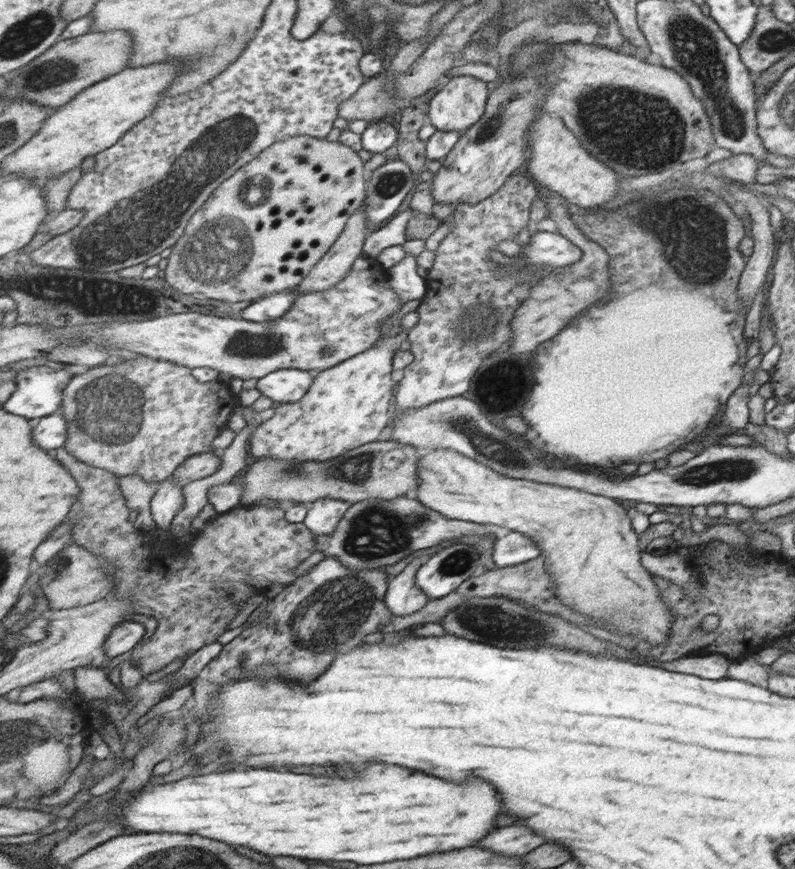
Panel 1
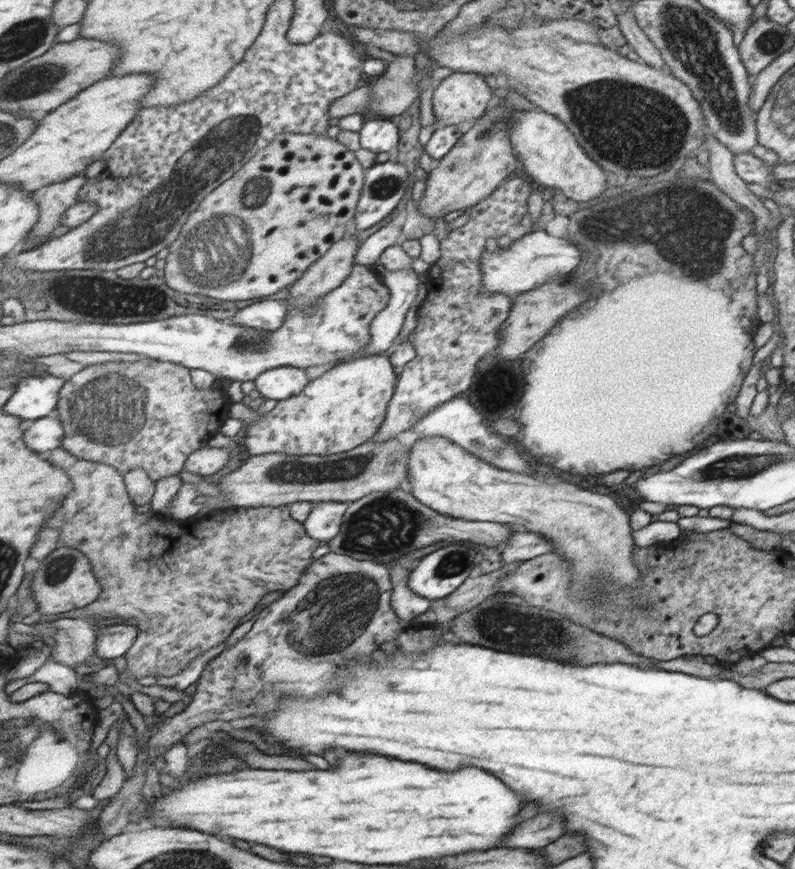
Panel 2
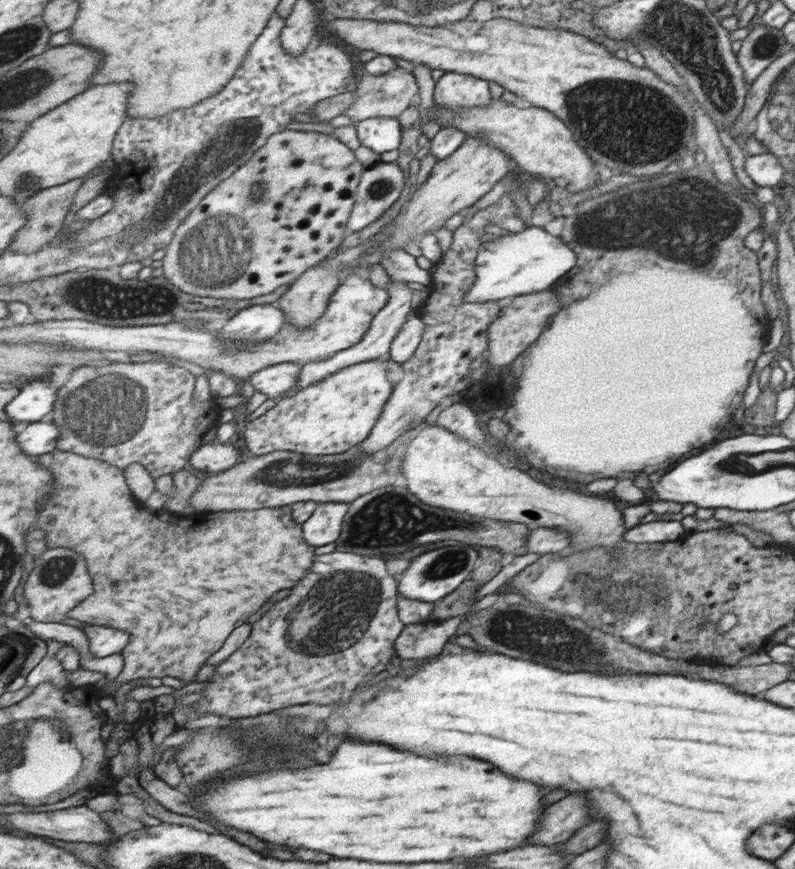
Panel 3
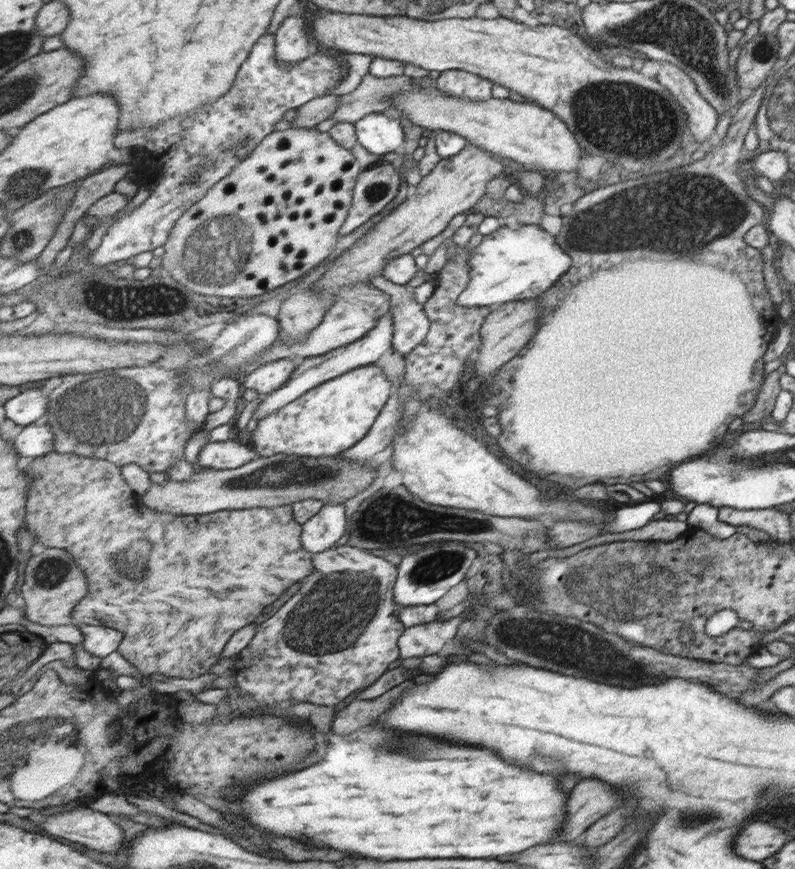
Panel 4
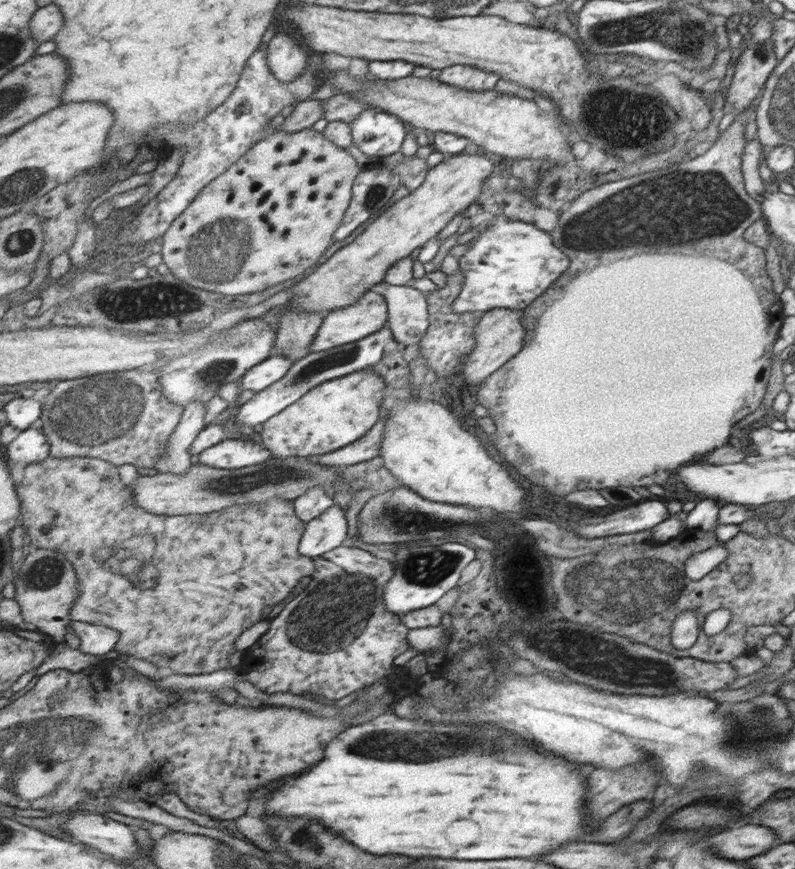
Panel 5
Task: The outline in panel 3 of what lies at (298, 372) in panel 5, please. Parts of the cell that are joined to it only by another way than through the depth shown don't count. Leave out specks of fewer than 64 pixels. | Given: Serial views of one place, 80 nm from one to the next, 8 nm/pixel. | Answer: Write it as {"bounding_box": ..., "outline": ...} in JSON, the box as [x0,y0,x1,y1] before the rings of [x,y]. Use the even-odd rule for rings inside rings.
{"bounding_box":[279,280,417,401],"outline":[[[393,280],[390,282],[390,287],[388,288],[388,291],[391,294],[388,305],[384,306],[383,310],[377,313],[377,316],[373,319],[372,328],[368,330],[368,333],[365,335],[365,338],[359,344],[356,344],[351,348],[345,349],[340,353],[337,353],[335,356],[328,358],[327,360],[320,360],[319,362],[310,362],[309,364],[303,365],[300,374],[299,384],[295,388],[292,388],[292,390],[290,390],[290,392],[288,392],[288,394],[286,394],[283,399],[279,399],[279,401],[285,400],[285,398],[291,398],[291,396],[299,392],[301,389],[307,389],[308,386],[311,386],[313,383],[323,381],[324,378],[331,377],[332,374],[340,372],[341,369],[347,369],[350,366],[362,362],[381,359],[385,356],[385,354],[391,352],[393,341],[395,340],[395,338],[397,338],[397,335],[403,330],[404,324],[408,321],[408,316],[410,315],[409,312],[411,312],[413,304],[415,304],[417,293],[415,291],[410,290],[409,284],[407,284],[406,282],[399,282]]]}

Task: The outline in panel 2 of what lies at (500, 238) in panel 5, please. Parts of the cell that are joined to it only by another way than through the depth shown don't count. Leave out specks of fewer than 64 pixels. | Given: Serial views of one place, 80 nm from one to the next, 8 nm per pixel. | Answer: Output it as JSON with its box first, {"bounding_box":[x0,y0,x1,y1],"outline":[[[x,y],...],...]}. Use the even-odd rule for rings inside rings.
{"bounding_box":[481,230,579,295],"outline":[[[530,230],[506,249],[499,248],[481,255],[482,291],[517,295],[537,288],[557,275],[574,272],[579,263],[578,257],[577,246],[567,238],[550,235],[547,231]]]}

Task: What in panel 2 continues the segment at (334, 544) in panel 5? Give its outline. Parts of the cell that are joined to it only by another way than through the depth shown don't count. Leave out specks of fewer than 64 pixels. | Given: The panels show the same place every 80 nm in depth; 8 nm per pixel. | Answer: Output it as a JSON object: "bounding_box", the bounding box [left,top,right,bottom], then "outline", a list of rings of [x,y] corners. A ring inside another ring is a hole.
{"bounding_box":[304,502,350,544],"outline":[[[318,502],[304,522],[305,528],[321,544],[327,544],[340,533],[349,507],[350,502]]]}

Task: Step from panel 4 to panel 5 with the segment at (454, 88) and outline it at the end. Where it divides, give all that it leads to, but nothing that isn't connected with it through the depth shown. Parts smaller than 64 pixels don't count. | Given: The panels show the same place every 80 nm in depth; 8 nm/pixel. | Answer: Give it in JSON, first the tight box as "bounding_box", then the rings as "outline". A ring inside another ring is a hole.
{"bounding_box":[438,64,500,90],"outline":[[[454,64],[449,68],[445,67],[438,78],[463,90],[491,90],[500,75],[479,70],[475,66]]]}

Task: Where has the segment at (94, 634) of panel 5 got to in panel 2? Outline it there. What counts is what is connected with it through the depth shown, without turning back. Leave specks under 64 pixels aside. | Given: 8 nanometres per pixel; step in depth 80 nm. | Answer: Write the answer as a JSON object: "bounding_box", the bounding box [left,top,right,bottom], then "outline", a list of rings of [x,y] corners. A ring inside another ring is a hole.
{"bounding_box":[97,625,139,659],"outline":[[[110,625],[99,628],[97,633],[98,656],[105,659],[117,658],[127,654],[127,650],[135,644],[139,636],[137,626]]]}

